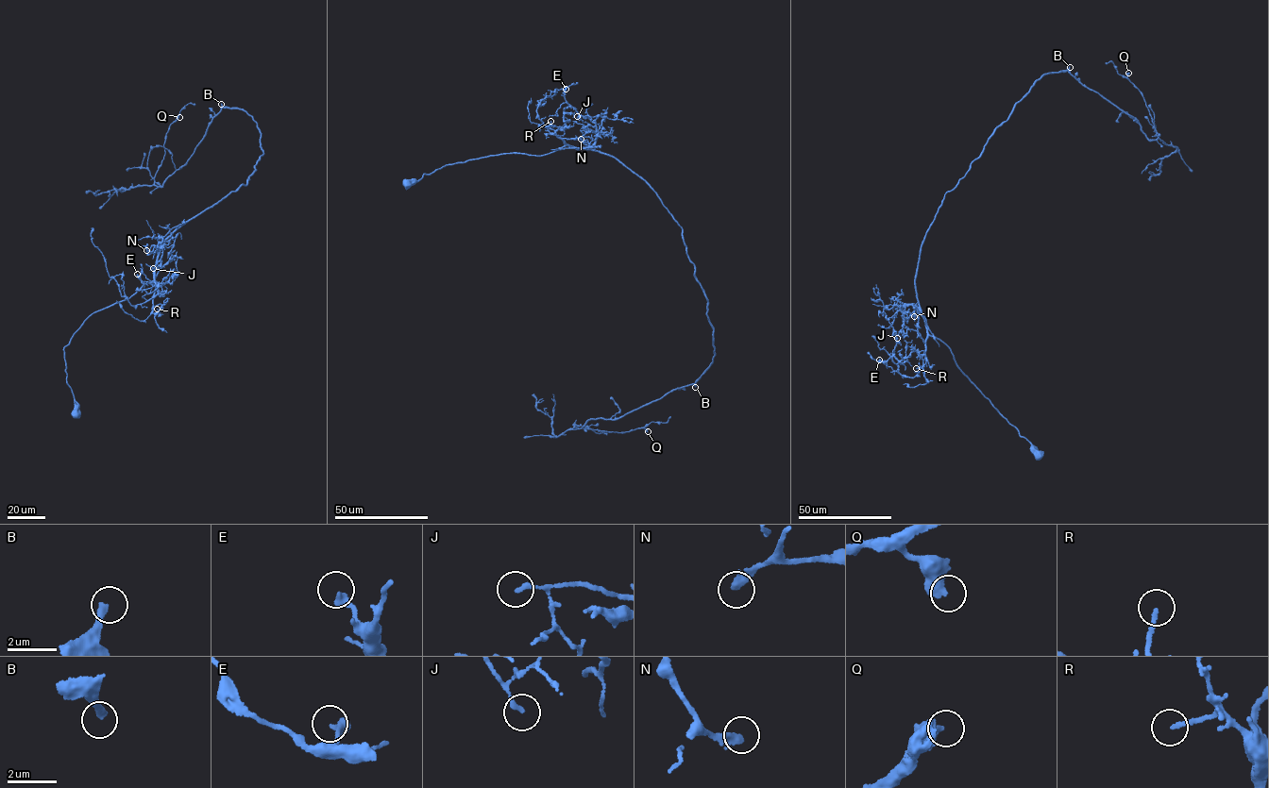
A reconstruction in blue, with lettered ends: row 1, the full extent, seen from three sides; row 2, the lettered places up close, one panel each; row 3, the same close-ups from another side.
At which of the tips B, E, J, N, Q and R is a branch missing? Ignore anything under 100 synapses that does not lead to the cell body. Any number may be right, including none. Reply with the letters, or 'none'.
B

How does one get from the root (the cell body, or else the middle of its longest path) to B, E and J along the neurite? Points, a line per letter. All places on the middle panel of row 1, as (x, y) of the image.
B: (408, 182), (448, 164), (566, 145), (613, 157), (681, 226), (708, 301), (715, 352), (695, 387)
E: (408, 182), (448, 164), (563, 147), (555, 134), (570, 107), (566, 89)
J: (408, 182), (448, 164), (489, 155), (543, 155), (566, 145), (587, 148), (597, 139), (598, 116), (577, 116)

